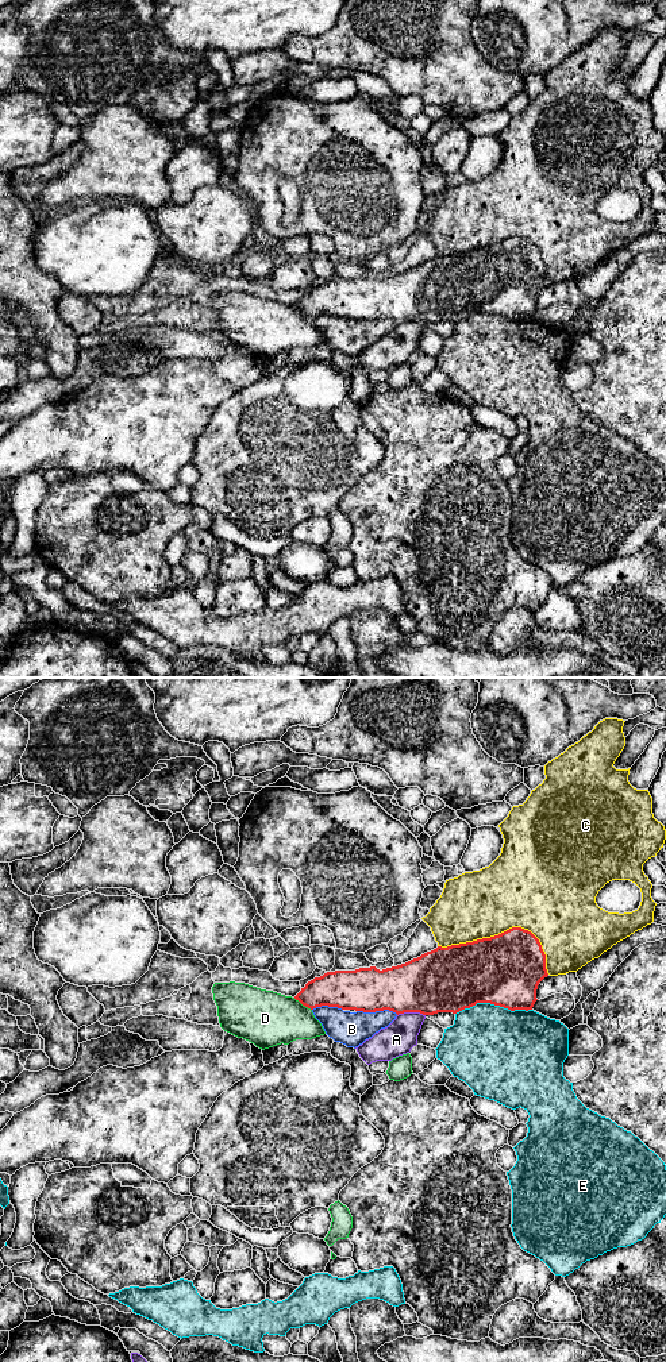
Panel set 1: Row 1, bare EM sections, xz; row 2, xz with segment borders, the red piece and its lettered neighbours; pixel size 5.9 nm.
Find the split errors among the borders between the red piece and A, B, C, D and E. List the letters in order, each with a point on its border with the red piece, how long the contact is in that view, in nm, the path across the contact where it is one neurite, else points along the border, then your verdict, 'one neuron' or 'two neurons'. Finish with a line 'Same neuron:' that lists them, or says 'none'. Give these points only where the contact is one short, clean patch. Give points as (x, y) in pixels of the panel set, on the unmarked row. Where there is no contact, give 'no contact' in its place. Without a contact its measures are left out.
A: meets red in xz at (411, 320); contact 170 nm long; two neurons
B: meets red in xz at (377, 319); contact 240 nm long; two neurons
C: meets red in xz at (505, 240); contact 700 nm long; two neurons
D: meets red in xz at (303, 313); contact 130 nm long; two neurons
E: meets red in xz at (493, 312); contact 460 nm long; two neurons
Same neuron: none

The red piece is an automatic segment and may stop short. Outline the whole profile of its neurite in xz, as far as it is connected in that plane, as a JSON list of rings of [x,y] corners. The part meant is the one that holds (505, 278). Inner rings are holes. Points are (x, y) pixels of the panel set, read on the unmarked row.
[[[512,236],[490,247],[447,256],[438,255],[405,273],[382,279],[370,275],[327,281],[308,290],[294,308],[311,319],[328,315],[363,321],[389,319],[397,324],[457,323],[477,312],[490,312],[511,320],[528,320],[538,309],[539,292],[547,285],[546,263],[539,248],[528,239]]]

